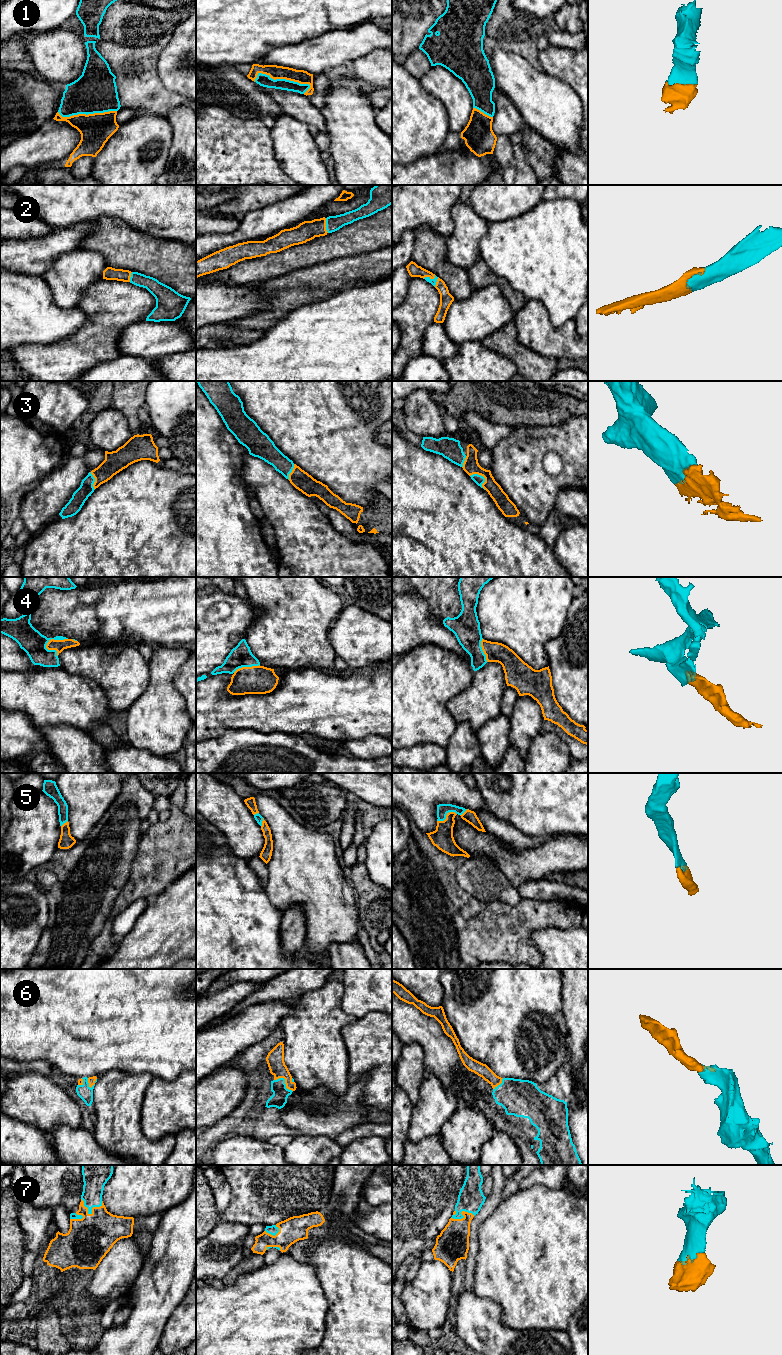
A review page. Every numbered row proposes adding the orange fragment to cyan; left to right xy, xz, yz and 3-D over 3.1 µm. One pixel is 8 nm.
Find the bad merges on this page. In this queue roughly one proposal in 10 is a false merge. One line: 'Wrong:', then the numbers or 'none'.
Wrong: none

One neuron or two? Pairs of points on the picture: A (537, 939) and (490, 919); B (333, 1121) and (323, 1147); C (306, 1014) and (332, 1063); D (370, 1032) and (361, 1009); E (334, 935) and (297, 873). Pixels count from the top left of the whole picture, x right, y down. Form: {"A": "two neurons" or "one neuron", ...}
{"A": "two neurons", "B": "two neurons", "C": "one neuron", "D": "two neurons", "E": "one neuron"}

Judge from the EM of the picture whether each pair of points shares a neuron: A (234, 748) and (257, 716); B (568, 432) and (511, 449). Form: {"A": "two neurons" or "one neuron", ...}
{"A": "two neurons", "B": "one neuron"}

